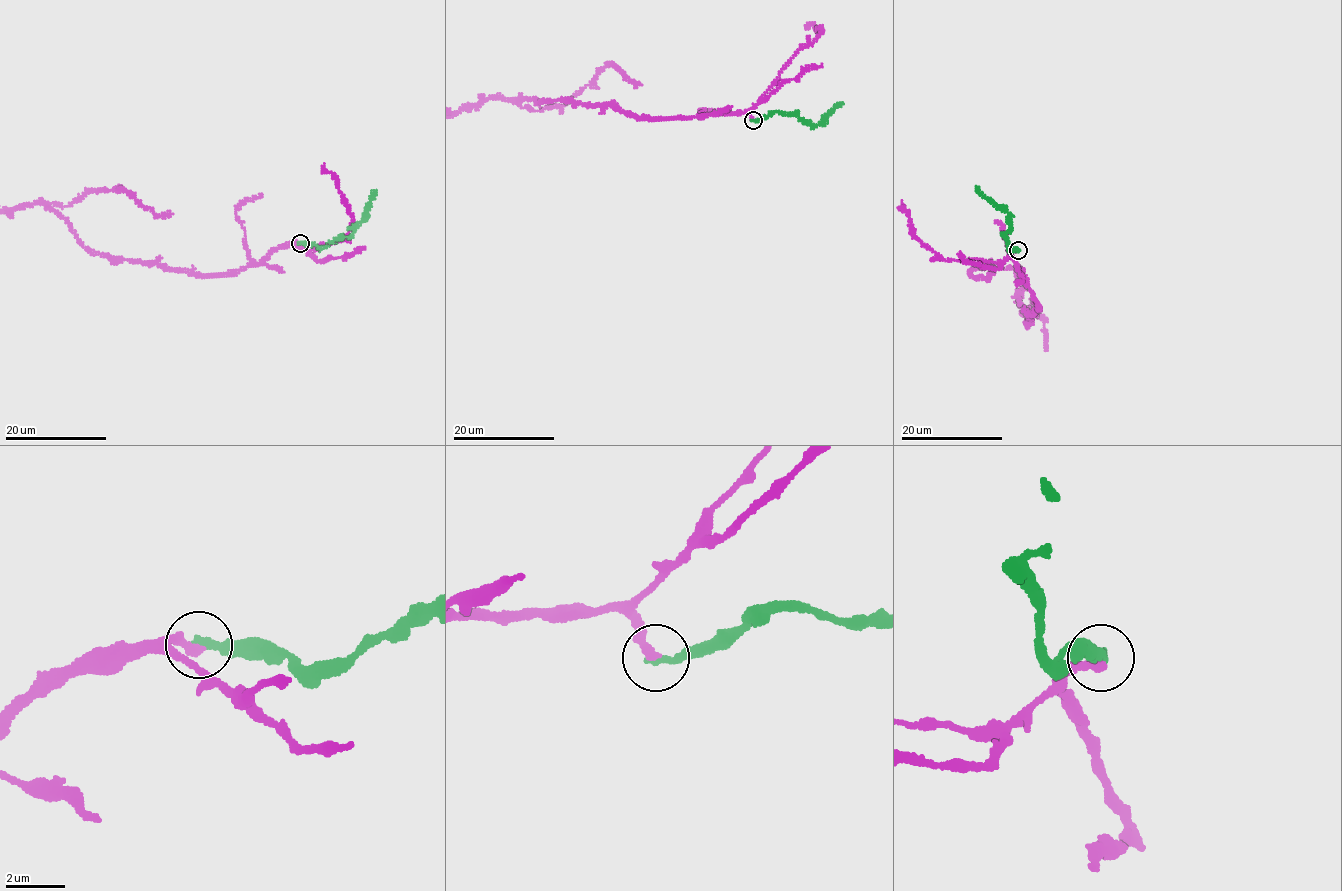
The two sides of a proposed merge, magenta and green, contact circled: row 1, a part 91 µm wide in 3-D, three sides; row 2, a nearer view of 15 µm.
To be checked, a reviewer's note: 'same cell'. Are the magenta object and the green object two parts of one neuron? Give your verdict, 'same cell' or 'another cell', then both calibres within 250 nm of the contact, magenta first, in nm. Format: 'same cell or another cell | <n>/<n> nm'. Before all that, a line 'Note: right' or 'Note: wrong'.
Note: wrong
another cell | 320/300 nm

